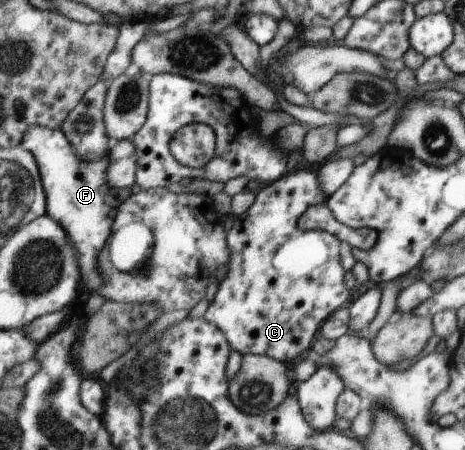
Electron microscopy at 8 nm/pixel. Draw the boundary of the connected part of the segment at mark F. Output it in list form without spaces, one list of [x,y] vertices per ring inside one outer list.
[[[30,126],[20,145],[34,154],[37,164],[42,164],[41,180],[46,180],[48,197],[45,215],[54,217],[60,224],[66,224],[66,228],[74,232],[72,246],[76,250],[76,260],[78,252],[82,252],[82,268],[86,268],[86,272],[82,272],[84,296],[86,288],[92,294],[98,292],[98,288],[102,288],[102,276],[98,278],[94,272],[96,256],[110,234],[110,228],[113,227],[114,218],[118,214],[118,206],[122,204],[123,197],[129,195],[129,192],[120,193],[118,190],[112,190],[112,186],[106,180],[106,172],[110,168],[110,152],[106,152],[106,156],[98,160],[82,160],[82,156],[74,152],[60,129],[50,130],[42,126]]]

